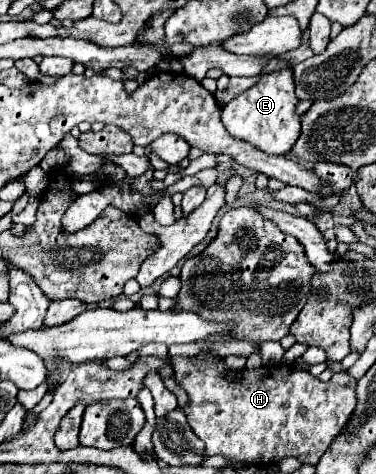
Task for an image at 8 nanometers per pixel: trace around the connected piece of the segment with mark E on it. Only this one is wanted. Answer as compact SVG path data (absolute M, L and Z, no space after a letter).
M292 69L266 73L260 75L258 83L252 85L246 93L234 97L228 105L222 107L222 123L232 137L248 141L264 153L284 155L292 149L300 135L300 117L294 115L296 103L298 99L294 95Z

